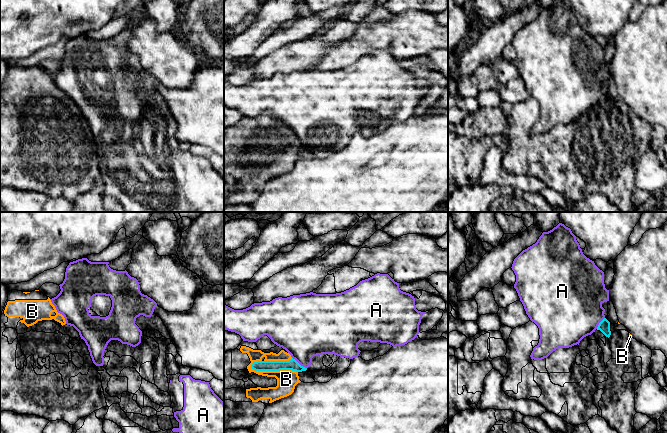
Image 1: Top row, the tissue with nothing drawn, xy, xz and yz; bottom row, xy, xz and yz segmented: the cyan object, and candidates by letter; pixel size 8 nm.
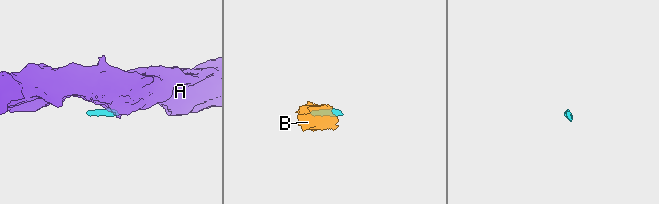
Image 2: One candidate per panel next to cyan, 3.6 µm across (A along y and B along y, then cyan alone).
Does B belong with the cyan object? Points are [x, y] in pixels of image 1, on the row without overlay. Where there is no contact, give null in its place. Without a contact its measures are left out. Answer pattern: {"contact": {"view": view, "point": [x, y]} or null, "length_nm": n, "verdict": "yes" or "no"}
{"contact": {"view": "xz", "point": [273, 146]}, "length_nm": 380, "verdict": "yes"}

